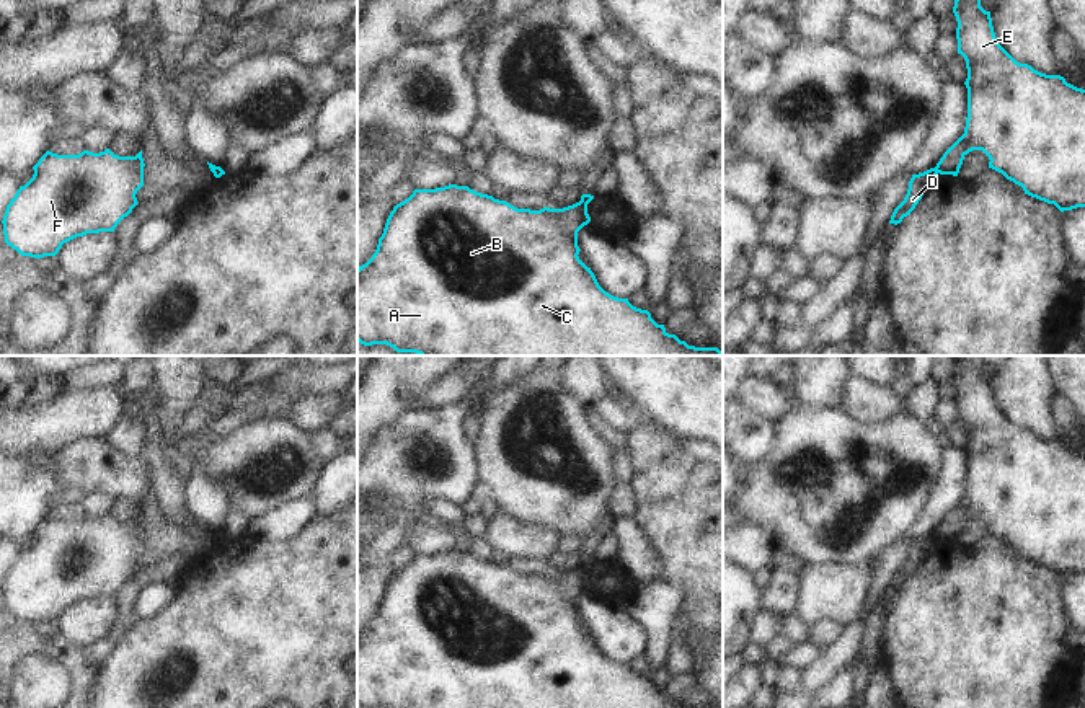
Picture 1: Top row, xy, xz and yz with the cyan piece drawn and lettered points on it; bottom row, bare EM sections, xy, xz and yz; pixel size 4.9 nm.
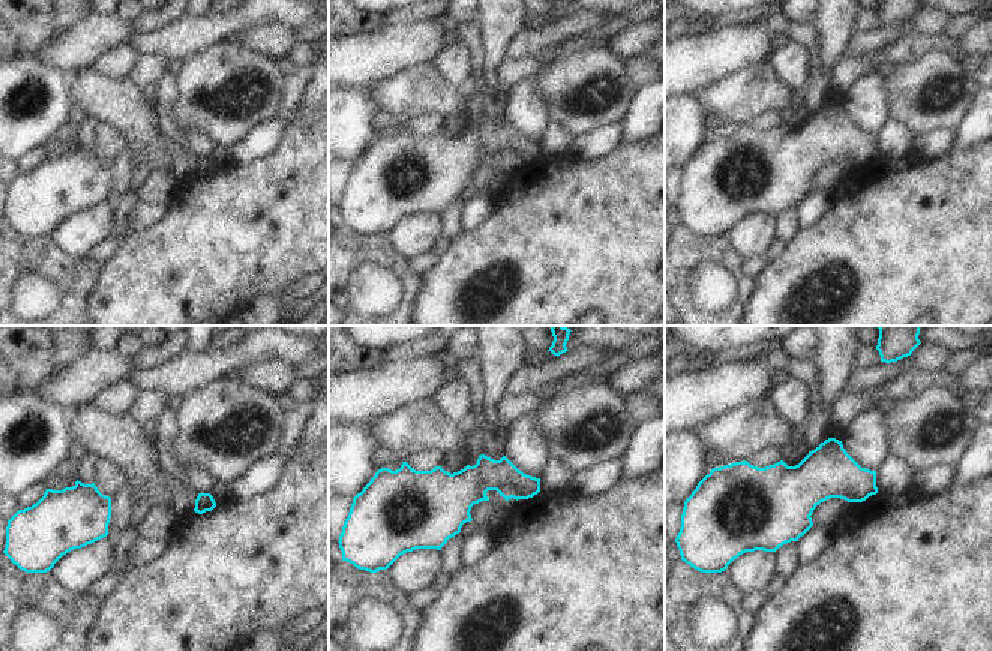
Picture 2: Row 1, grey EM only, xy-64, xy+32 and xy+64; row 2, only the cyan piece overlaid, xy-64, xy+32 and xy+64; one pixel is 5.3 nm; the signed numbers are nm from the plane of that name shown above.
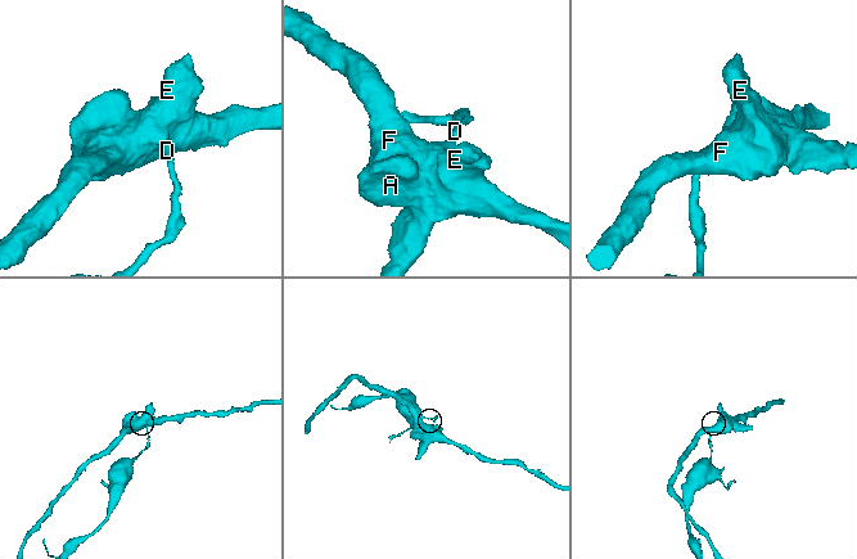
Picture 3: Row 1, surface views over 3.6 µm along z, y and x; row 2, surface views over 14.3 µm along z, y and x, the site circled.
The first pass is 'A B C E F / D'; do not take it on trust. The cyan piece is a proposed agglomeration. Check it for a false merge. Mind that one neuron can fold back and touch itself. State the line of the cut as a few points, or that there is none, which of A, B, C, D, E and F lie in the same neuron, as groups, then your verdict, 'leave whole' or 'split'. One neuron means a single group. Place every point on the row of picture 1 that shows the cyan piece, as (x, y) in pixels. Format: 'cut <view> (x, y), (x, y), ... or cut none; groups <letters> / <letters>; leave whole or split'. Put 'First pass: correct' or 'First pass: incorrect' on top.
First pass: correct
cut yz (934, 168), (938, 172); groups A B C E F / D; split

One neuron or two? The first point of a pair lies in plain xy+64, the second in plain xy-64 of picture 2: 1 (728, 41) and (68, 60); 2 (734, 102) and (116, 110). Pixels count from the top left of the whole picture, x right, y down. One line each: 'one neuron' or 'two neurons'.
1: one neuron
2: one neuron

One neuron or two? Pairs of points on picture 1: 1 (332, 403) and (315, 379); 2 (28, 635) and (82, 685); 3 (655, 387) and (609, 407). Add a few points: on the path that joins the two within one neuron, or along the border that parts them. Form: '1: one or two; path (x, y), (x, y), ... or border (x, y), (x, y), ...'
1: two; border (340, 393), (294, 395), (291, 398)
2: one; path (48, 641), (64, 645), (79, 666)
3: two; border (633, 402), (663, 428)

